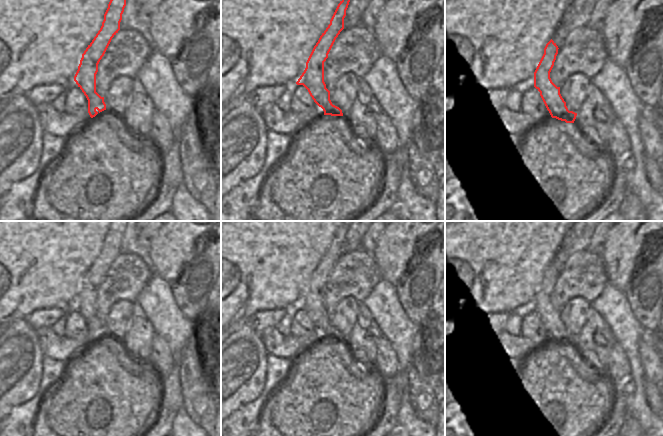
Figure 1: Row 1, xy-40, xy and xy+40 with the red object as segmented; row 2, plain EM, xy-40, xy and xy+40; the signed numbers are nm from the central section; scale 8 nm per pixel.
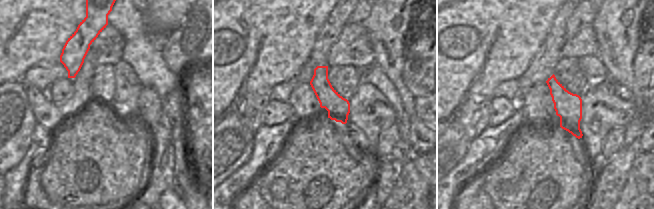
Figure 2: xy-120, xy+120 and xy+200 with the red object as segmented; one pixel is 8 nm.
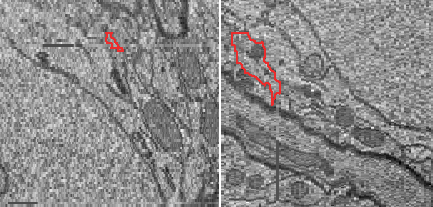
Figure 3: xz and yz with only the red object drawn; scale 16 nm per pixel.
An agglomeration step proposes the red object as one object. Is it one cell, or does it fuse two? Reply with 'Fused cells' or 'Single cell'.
Single cell

